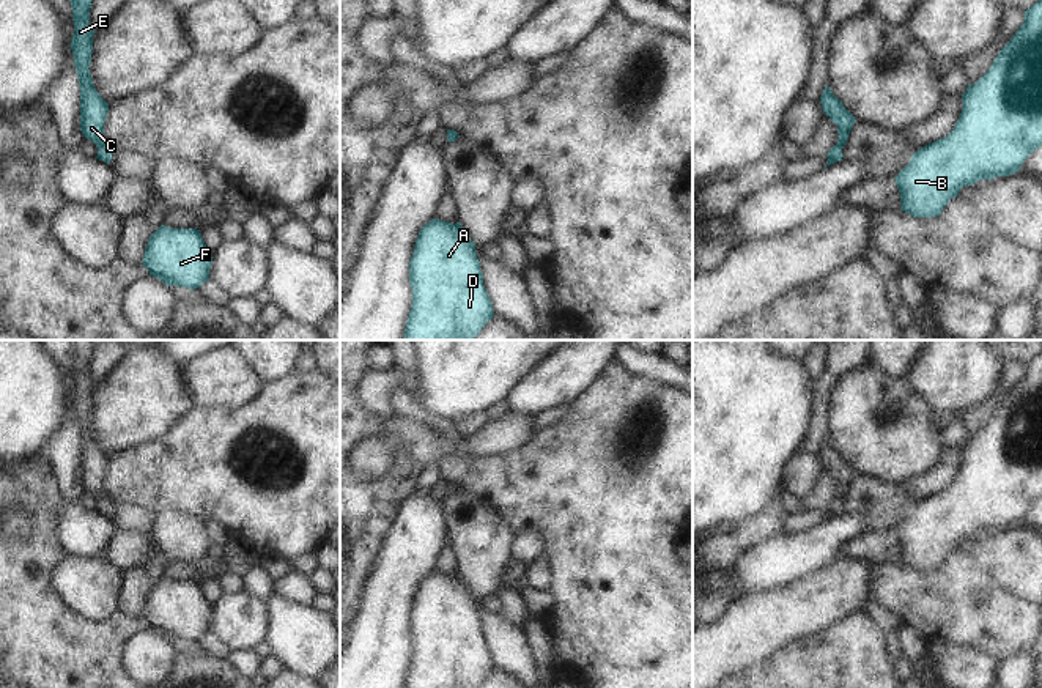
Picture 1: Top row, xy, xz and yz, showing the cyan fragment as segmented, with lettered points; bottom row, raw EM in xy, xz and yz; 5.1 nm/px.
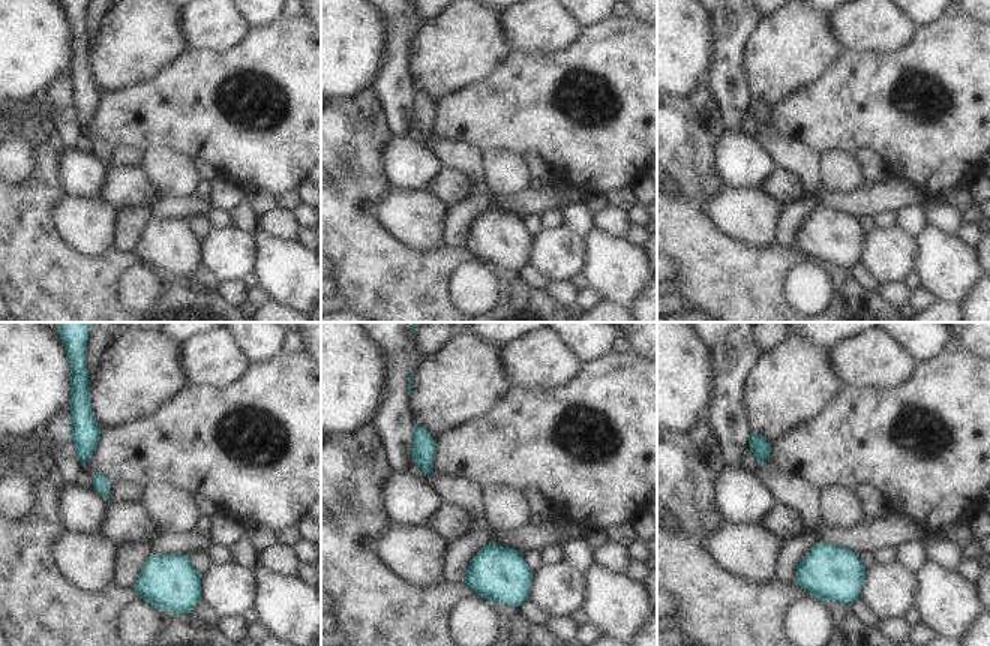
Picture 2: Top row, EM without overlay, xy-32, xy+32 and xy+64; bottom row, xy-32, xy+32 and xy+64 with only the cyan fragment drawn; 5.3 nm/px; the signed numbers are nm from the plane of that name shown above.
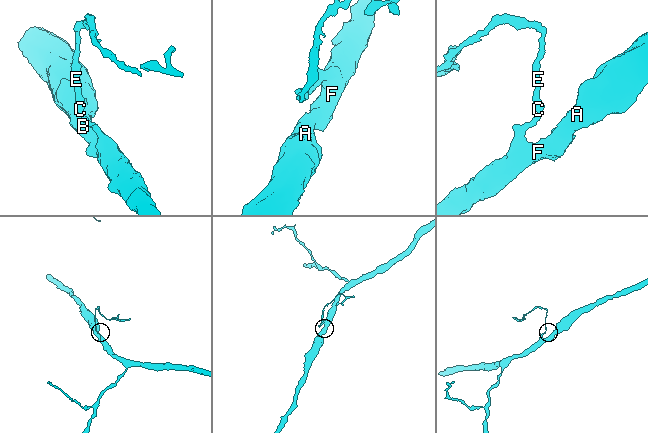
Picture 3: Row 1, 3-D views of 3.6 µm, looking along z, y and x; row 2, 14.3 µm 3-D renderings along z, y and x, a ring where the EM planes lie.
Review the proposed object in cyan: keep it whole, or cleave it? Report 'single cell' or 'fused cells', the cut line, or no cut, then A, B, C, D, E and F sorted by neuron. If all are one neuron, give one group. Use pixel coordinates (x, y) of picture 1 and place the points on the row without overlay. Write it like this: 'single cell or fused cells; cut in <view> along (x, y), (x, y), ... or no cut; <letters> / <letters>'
single cell; no cut; A B C D E F

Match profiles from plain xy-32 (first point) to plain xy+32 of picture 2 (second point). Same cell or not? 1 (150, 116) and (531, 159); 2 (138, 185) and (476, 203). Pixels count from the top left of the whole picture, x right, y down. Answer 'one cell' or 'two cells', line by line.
1: two cells
2: two cells

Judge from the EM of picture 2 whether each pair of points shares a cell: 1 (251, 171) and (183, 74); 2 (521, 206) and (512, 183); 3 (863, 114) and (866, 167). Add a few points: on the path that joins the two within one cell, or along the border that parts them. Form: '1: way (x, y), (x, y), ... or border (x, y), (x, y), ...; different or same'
1: way (251, 147), (203, 98); same
2: border (527, 186), (515, 194), (488, 194), (482, 191); different
3: border (854, 153), (861, 149), (870, 149), (888, 174); different

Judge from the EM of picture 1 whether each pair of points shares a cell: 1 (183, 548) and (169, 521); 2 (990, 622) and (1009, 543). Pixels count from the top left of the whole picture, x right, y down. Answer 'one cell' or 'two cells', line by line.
1: one cell
2: two cells

